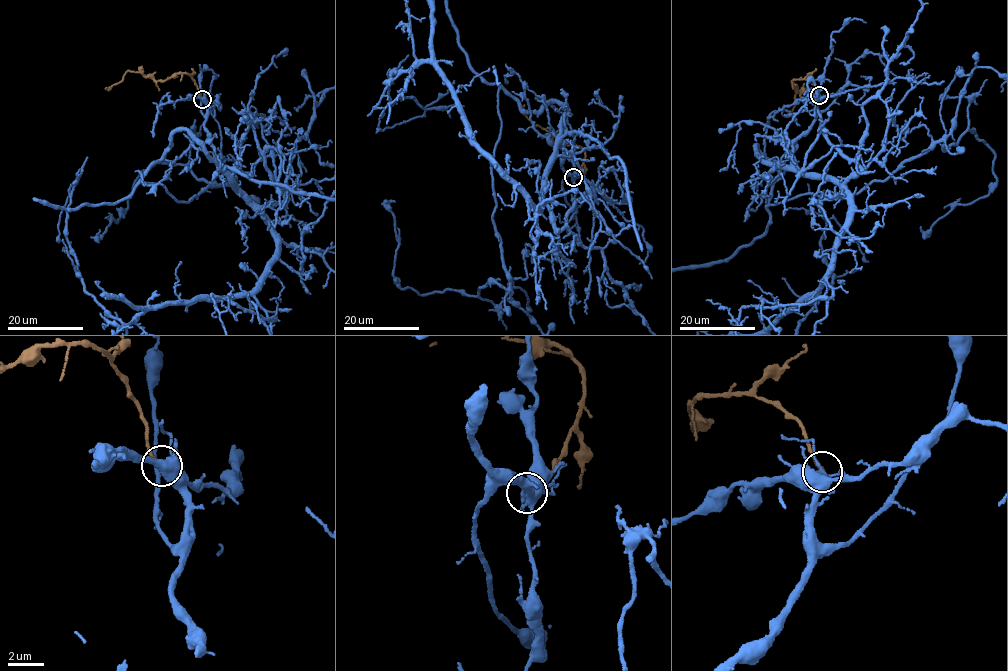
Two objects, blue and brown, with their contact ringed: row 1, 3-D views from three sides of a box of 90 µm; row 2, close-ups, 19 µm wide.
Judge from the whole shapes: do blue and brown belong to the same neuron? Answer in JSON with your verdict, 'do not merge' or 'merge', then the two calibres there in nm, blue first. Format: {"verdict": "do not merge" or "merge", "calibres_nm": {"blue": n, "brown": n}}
{"verdict": "merge", "calibres_nm": {"blue": 180, "brown": 200}}

